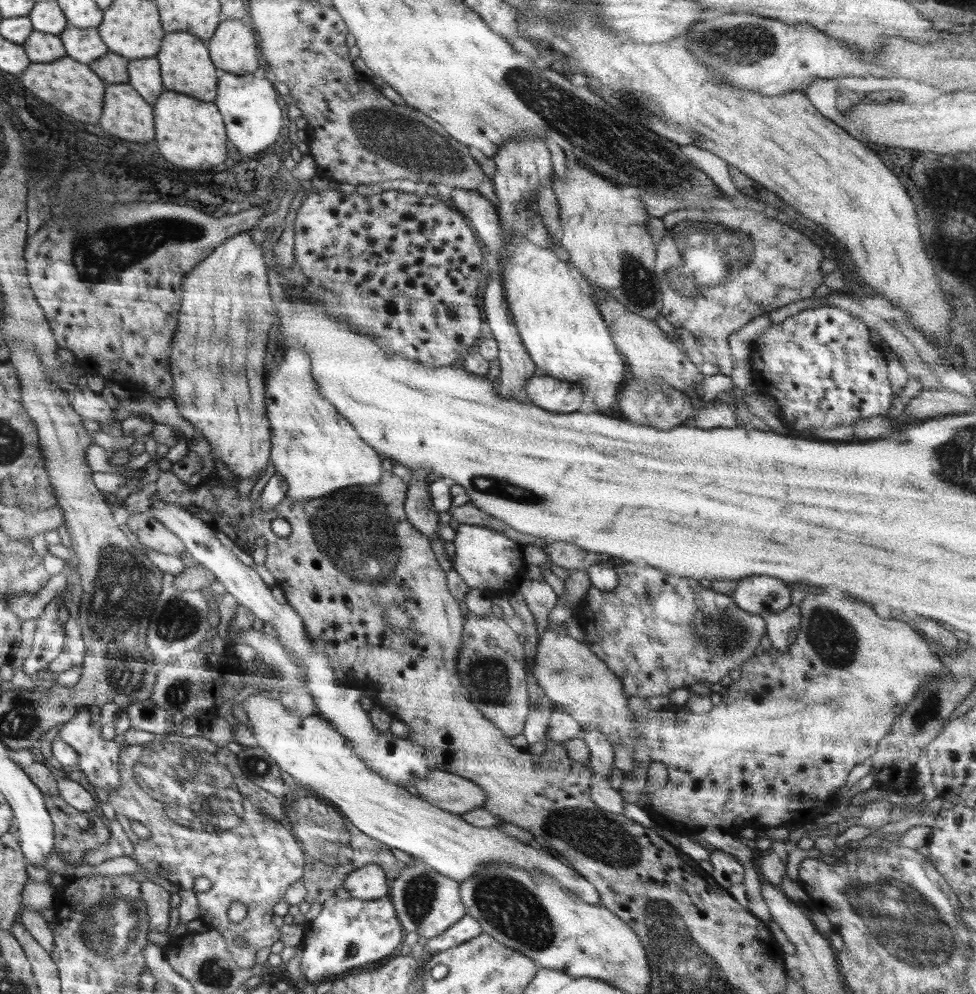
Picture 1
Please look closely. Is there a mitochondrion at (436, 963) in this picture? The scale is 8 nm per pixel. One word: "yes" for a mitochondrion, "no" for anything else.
no

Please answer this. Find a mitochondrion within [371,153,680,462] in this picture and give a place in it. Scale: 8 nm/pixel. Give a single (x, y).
(638, 286)

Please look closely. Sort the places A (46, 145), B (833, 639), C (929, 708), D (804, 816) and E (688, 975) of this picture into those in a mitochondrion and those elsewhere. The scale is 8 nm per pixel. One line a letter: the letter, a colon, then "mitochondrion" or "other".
A: other
B: mitochondrion
C: mitochondrion
D: other
E: mitochondrion

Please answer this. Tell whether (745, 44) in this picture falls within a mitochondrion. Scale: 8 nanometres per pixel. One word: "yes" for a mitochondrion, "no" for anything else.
yes

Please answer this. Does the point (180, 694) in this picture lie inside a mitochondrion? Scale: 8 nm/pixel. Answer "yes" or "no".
yes

